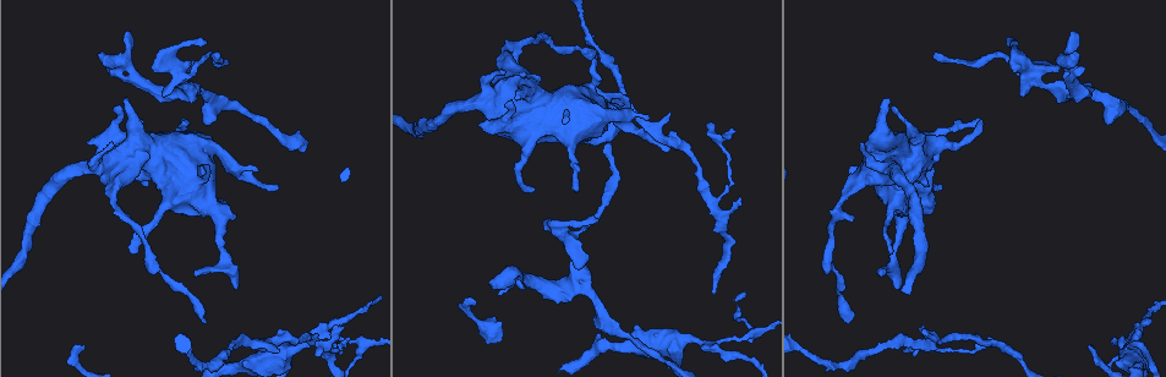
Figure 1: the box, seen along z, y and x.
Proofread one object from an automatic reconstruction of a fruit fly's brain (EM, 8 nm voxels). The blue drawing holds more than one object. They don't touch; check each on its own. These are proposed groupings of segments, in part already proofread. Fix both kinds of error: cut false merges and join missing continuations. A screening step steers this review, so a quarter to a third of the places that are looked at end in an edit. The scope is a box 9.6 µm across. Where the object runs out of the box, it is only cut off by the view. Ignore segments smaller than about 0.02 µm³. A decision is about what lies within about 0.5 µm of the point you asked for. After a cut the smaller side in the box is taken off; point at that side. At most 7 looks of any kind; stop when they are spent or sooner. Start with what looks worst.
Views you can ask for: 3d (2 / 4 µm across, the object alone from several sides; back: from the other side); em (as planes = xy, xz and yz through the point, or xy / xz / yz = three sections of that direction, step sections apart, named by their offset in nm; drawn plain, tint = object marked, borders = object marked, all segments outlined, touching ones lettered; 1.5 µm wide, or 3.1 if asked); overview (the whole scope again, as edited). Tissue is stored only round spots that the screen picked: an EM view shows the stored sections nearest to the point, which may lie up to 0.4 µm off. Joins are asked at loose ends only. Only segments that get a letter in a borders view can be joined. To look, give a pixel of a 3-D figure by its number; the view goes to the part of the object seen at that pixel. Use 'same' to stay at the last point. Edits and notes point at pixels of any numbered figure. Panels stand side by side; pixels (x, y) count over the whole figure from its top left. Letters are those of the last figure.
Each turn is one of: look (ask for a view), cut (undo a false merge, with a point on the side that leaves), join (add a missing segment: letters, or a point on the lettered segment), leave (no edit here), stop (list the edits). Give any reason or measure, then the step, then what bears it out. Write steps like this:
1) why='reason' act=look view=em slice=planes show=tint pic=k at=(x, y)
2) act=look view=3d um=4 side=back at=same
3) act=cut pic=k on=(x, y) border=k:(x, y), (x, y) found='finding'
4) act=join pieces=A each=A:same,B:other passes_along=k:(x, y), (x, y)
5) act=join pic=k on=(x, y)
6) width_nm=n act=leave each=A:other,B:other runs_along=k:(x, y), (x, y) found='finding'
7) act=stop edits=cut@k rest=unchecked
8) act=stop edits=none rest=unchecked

why='an open end' act=look view=em slice=planes show=borders pic=1 at=(349, 339)

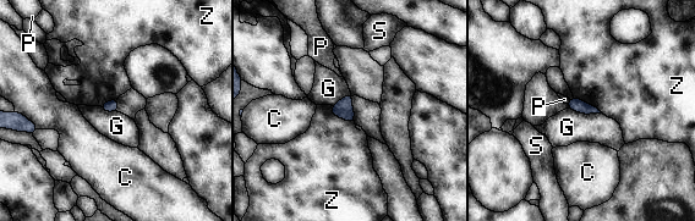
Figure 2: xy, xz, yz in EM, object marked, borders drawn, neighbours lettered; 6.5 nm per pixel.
act=leave each=C:other,G:other,P:other,S:other,Z:other border=2:(568, 108), (583, 114), (601, 114) found='none of them fits'

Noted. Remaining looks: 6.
why='free end' act=look view=3d um=4 pic=1 at=(203, 320)

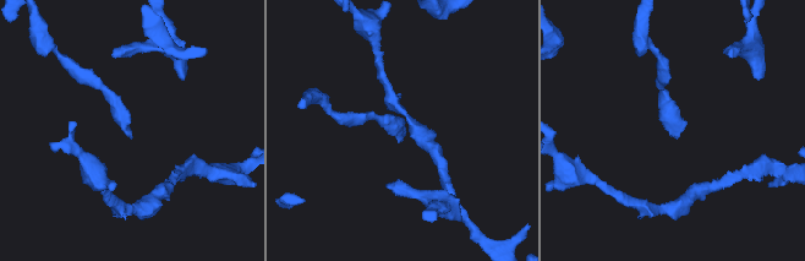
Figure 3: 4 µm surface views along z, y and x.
act=look view=em slice=yz step=8 show=borders pic=3 at=(404, 133)

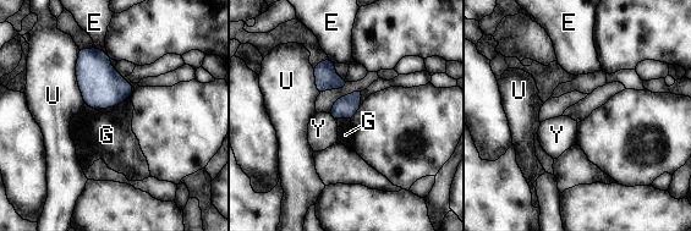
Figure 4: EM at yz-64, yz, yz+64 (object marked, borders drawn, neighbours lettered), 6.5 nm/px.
why='cut it another way' act=look view=em slice=planes show=borders at=same

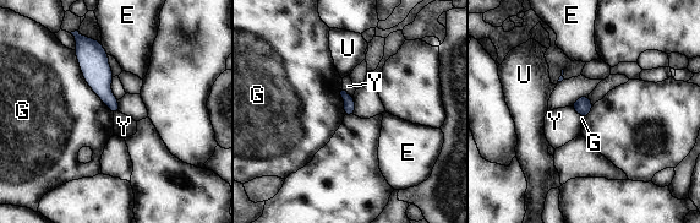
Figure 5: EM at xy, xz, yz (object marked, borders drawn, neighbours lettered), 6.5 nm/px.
longest_contact=G:500nm act=leave each=E:other,G:other,U:other,Y:other border=5:(74, 49), (83, 80), (113, 114) found='no lettered segment goes on from it'

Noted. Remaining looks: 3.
why='an open end' act=look view=em slice=yz step=4 show=borders pic=1 at=(1076, 50)

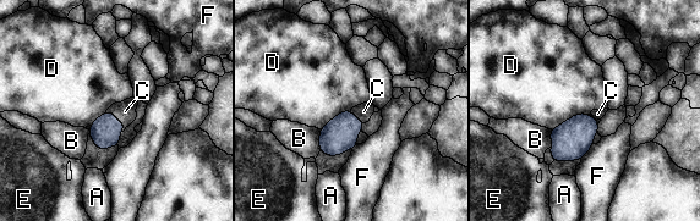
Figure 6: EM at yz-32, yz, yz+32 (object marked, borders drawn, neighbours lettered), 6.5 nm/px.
act=look view=em slice=planes show=borders at=same

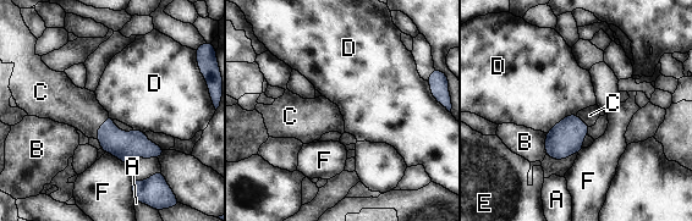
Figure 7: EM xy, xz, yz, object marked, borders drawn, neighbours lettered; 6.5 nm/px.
width_nm=150 act=join pieces=C each=A:other,B:other,C:same,D:other,E:other,F:other passes_along=7:(126, 147), (100, 126), (71, 105) found='it goes on there'

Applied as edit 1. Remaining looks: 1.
act=stop edits=join@7 rest=unchecked

